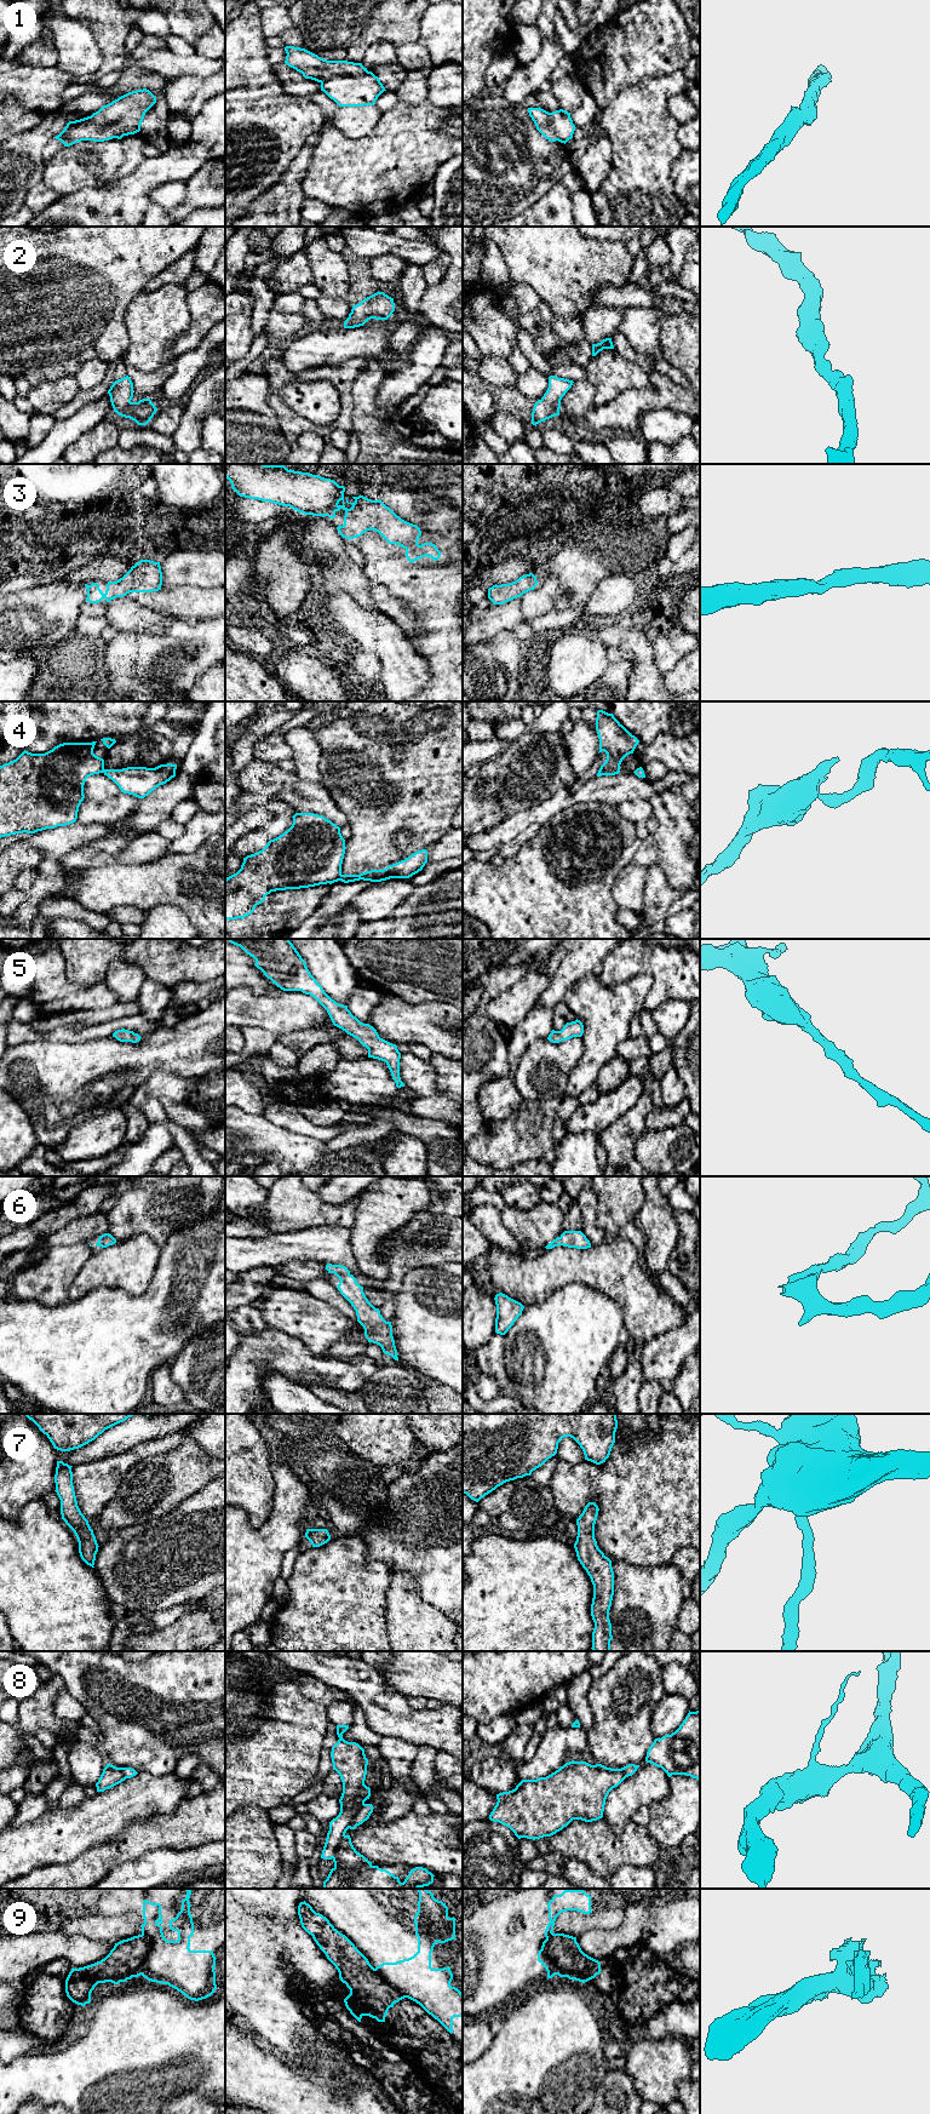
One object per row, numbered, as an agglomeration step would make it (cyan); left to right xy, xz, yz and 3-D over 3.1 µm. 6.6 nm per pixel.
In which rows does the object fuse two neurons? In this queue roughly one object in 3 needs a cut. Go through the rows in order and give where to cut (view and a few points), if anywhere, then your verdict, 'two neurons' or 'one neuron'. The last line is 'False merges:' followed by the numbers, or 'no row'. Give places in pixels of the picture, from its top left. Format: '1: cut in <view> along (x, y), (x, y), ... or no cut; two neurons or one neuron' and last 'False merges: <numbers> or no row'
1: no cut; one neuron
2: no cut; one neuron
3: no cut; one neuron
4: cut in xz along (342, 875), (339, 880); two neurons
5: no cut; one neuron
6: no cut; one neuron
7: no cut; one neuron
8: cut in xz along (363, 1803), (349, 1827); two neurons
9: cut in xy along (142, 1934), (149, 1940), (149, 1952), (143, 1961), (141, 1974); two neurons
False merges: 4, 8, 9

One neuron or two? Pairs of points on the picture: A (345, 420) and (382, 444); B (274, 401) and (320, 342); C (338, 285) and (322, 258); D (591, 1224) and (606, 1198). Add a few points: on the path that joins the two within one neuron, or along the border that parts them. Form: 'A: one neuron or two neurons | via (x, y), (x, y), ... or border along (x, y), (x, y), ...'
A: two neurons | border along (351, 395), (352, 429)
B: two neurons | border along (280, 349), (282, 364), (297, 374)
C: one neuron | via (332, 279), (326, 264)
D: two neurons | border along (592, 1189), (596, 1195), (596, 1224), (604, 1241)

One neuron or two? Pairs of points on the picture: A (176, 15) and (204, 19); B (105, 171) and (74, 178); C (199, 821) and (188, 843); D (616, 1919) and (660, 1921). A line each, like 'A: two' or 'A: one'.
A: one
B: one
C: one
D: two

